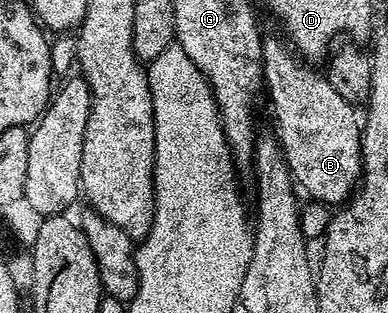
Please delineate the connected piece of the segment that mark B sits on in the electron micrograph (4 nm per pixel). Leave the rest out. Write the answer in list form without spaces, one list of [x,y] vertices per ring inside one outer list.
[[[264,37],[263,77],[266,93],[271,93],[271,110],[275,113],[274,133],[279,139],[291,177],[298,189],[308,194],[308,199],[332,208],[346,203],[356,193],[363,172],[363,136],[361,118],[355,115],[356,107],[348,103],[333,88],[322,69],[314,70],[282,37]]]

